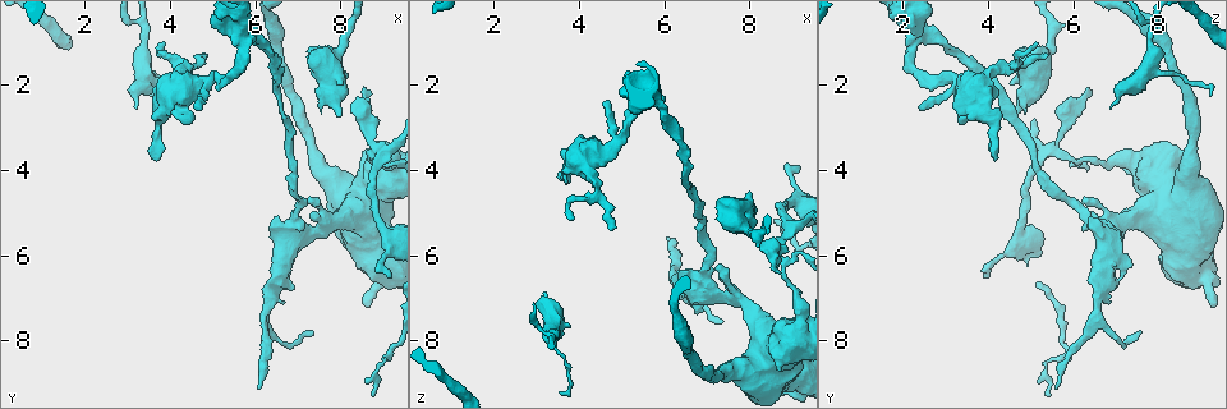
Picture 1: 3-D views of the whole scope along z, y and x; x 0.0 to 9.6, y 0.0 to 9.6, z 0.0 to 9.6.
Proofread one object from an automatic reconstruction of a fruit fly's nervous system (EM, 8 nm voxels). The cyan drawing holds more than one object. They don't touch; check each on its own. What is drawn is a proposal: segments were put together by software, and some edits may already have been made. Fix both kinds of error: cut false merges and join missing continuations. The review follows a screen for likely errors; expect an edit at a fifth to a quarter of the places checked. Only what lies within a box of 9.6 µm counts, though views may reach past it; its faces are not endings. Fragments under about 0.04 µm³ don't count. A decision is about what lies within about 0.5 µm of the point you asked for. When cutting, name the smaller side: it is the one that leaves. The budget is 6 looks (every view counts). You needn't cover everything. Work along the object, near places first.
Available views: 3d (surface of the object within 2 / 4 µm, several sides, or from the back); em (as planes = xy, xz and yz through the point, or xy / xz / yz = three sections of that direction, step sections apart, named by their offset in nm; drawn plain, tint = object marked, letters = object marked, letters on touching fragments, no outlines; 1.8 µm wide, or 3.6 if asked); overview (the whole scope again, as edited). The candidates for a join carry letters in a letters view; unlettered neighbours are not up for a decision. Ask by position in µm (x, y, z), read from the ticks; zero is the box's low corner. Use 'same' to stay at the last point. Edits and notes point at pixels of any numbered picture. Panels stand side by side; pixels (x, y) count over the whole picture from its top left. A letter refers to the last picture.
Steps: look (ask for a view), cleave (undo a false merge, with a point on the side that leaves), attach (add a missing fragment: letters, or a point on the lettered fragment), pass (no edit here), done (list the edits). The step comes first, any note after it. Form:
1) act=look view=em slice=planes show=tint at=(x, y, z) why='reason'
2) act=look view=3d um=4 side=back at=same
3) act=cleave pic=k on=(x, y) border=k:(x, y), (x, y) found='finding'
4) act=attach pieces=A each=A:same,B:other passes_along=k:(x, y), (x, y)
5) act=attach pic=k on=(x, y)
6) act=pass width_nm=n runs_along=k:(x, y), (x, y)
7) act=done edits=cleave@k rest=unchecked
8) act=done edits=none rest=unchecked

act=look view=3d um=4 side=back at=(9.10, 3.80, 6.95) why='thick turns thin'

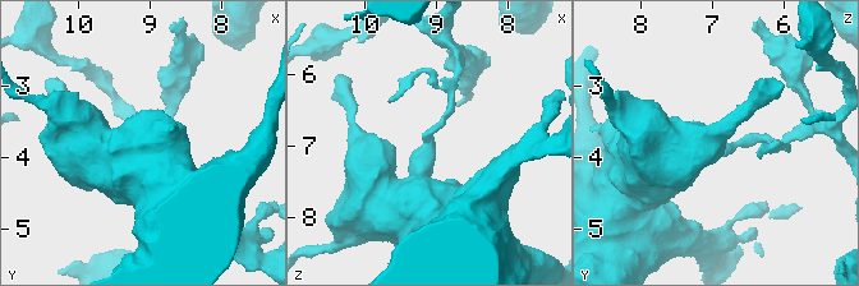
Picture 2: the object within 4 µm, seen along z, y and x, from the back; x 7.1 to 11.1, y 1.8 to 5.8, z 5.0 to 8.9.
act=look view=em slice=planes show=tint at=same why='now the EM'

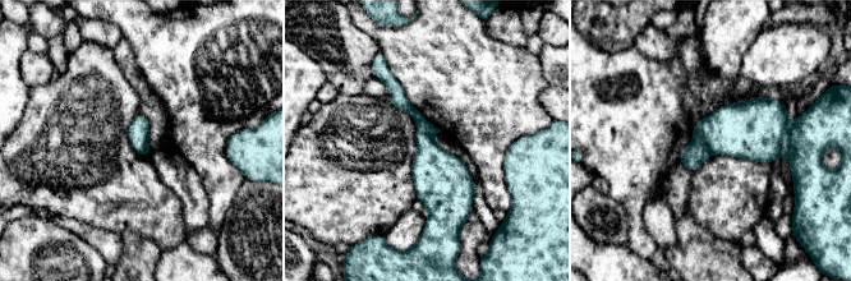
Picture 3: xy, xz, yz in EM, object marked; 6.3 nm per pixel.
act=look view=em slice=planes show=letters at=same why='see the neighbours'

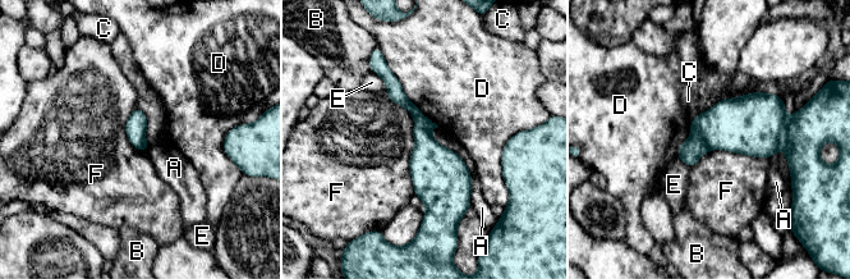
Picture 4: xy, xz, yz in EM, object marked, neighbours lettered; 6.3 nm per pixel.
act=cleave pic=4 on=(396, 95) each=A:other,B:other,C:other,D:other,E:other,F:other part_leaving=4:(385, 72), (395, 92), (431, 126) found='two cells meet here'

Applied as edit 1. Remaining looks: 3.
act=look view=em slice=planes show=tint at=(7.55, 5.60, 7.15) why='free end'

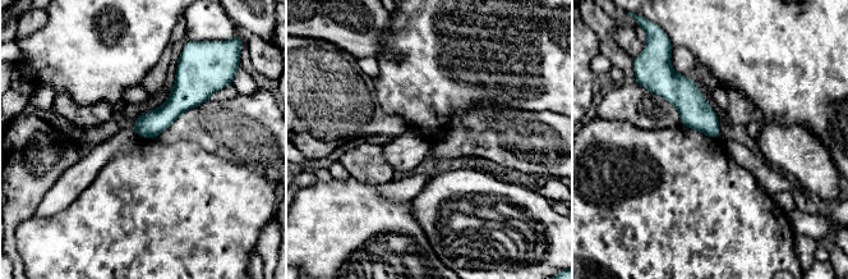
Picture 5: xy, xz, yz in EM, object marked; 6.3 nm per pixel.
act=look view=em slice=planes show=letters at=same

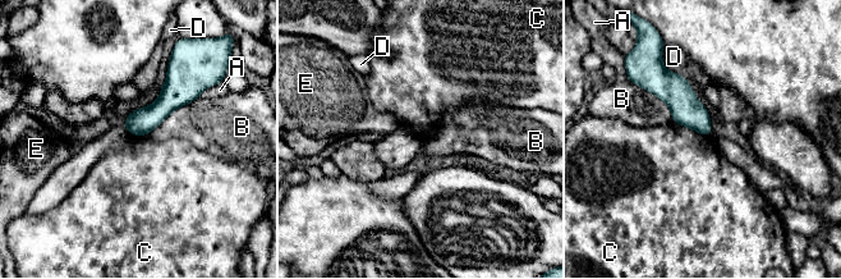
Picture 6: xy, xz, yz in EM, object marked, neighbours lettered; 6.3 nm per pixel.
act=pass each=A:other,B:other,C:other,D:other,E:other border=6:(672, 120), (709, 136) found='no lettered fragment goes on from it'

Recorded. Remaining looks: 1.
act=done edits=cleave@4 rest=unchecked

